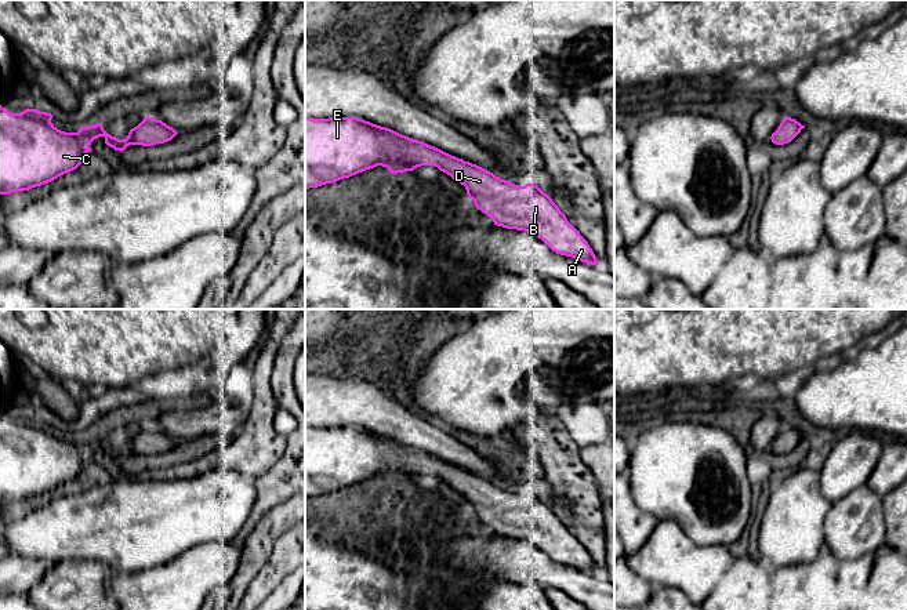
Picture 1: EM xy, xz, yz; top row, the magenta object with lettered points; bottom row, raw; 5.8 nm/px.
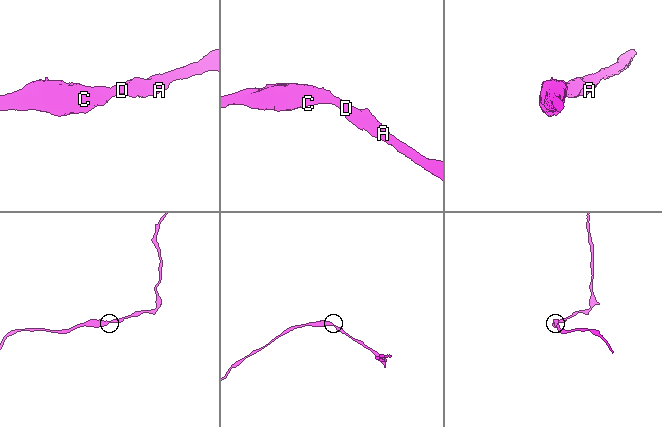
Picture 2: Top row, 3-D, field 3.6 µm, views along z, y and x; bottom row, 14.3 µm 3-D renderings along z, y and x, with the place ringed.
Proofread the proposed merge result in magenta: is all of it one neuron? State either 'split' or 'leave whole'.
leave whole

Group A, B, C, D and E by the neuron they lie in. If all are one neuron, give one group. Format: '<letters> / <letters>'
A B C D E

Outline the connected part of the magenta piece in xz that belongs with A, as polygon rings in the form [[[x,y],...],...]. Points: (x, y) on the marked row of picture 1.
[[[305,117],[305,189],[318,188],[326,184],[333,184],[344,178],[349,178],[366,170],[377,166],[387,167],[391,174],[413,171],[421,166],[435,166],[440,171],[450,175],[453,179],[465,186],[467,195],[474,200],[478,210],[490,217],[497,226],[507,229],[525,230],[541,239],[552,251],[560,255],[572,257],[577,261],[591,265],[599,265],[596,257],[589,247],[588,242],[580,235],[580,232],[567,221],[566,215],[552,201],[552,199],[544,193],[537,185],[526,184],[525,186],[515,185],[509,181],[496,177],[493,173],[464,161],[456,156],[451,156],[435,146],[431,146],[422,141],[417,141],[402,135],[391,128],[381,127],[358,117],[329,117],[313,119]]]

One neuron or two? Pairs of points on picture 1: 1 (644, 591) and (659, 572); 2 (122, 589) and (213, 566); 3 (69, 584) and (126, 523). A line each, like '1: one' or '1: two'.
1: two
2: one
3: two

